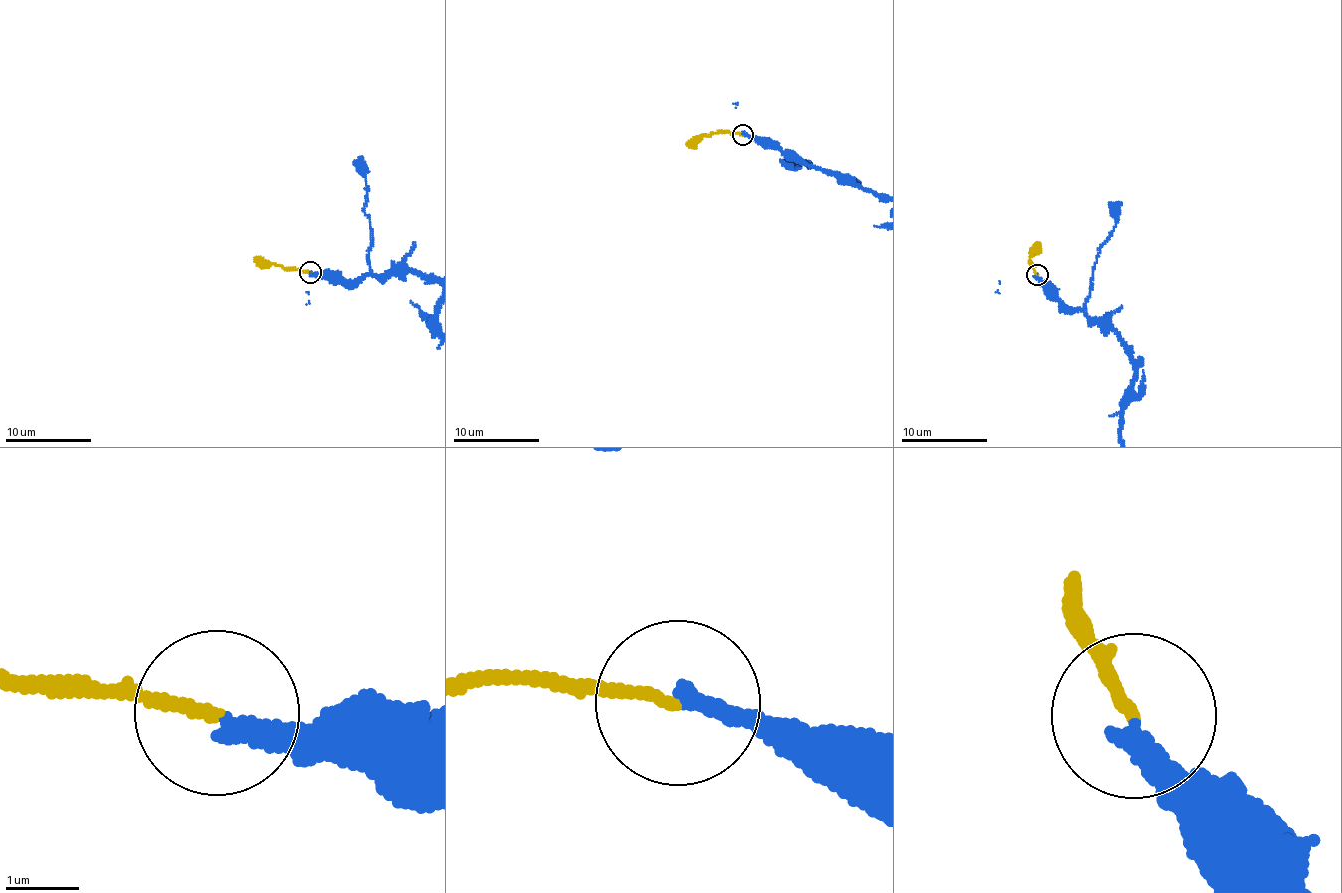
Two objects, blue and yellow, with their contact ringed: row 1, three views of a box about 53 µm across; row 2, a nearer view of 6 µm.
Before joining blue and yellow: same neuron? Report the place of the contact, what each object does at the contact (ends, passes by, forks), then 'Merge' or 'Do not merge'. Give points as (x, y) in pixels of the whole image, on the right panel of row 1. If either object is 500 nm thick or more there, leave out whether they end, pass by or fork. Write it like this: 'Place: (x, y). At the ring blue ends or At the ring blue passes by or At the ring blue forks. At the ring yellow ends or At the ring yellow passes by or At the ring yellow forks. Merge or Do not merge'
Place: (1037, 274). At the ring blue ends. At the ring yellow ends. Merge

